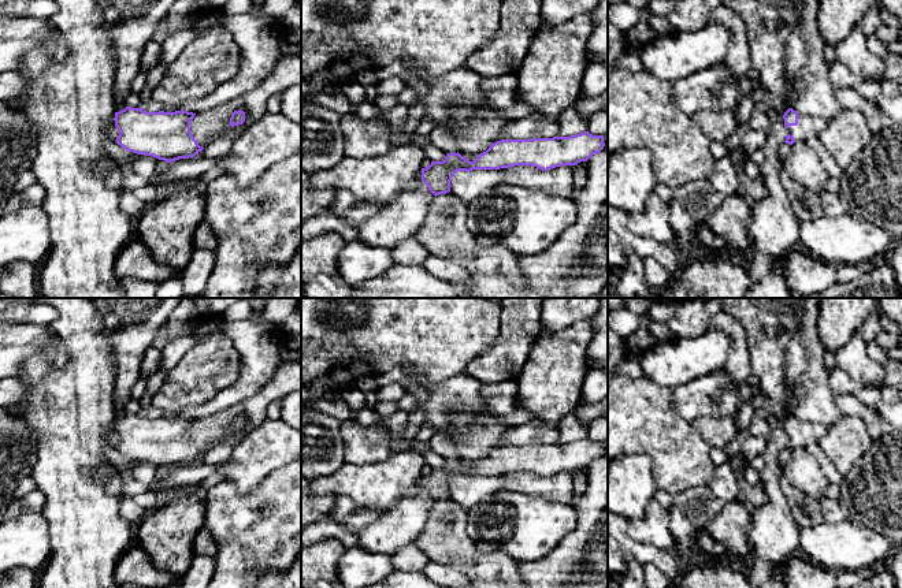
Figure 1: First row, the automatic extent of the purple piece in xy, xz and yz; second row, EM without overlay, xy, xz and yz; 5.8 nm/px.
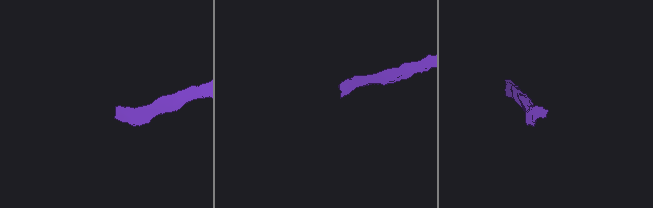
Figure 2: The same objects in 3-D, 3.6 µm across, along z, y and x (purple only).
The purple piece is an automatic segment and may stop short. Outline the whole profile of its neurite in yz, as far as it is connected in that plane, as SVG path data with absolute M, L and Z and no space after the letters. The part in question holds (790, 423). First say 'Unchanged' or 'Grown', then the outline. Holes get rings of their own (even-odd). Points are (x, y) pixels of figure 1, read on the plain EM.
Grown. M788 414L784 421L787 435L786 450L793 451L795 447L810 449L820 443L827 432L827 427L810 421L799 420Z

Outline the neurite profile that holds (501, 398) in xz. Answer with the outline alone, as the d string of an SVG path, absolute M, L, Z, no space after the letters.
M516 380L483 383L480 395L487 405L489 413L498 417L508 427L513 428L526 423L534 423L532 414L517 406Z

